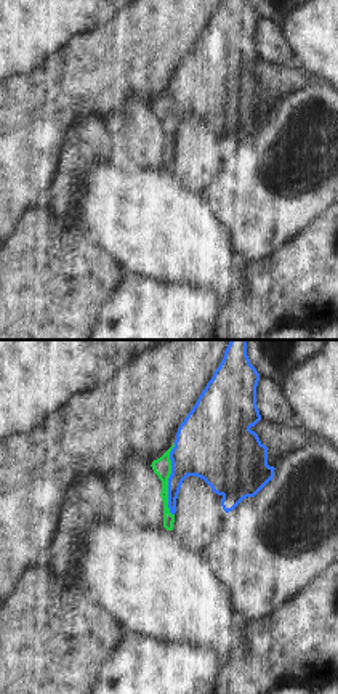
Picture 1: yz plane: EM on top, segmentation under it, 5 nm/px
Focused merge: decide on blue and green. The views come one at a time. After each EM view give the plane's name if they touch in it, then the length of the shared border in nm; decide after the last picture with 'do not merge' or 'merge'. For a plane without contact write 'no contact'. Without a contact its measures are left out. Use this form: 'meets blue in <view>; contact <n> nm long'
meets blue in yz; contact 360 nm long

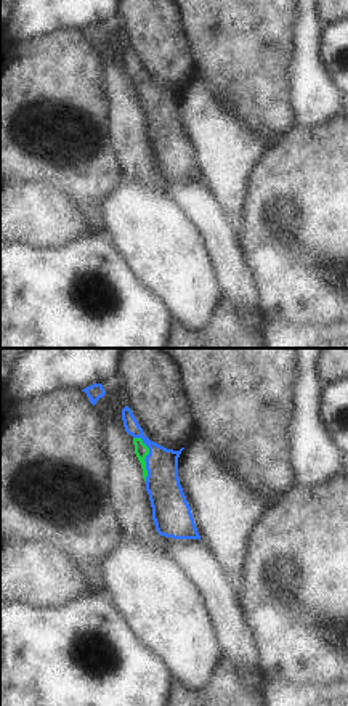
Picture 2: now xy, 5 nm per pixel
meets blue in xy; contact 240 nm long

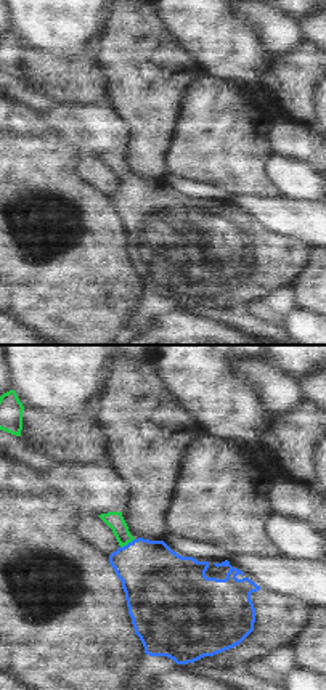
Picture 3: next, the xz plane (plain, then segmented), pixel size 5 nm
meets blue in xz; contact 90 nm long

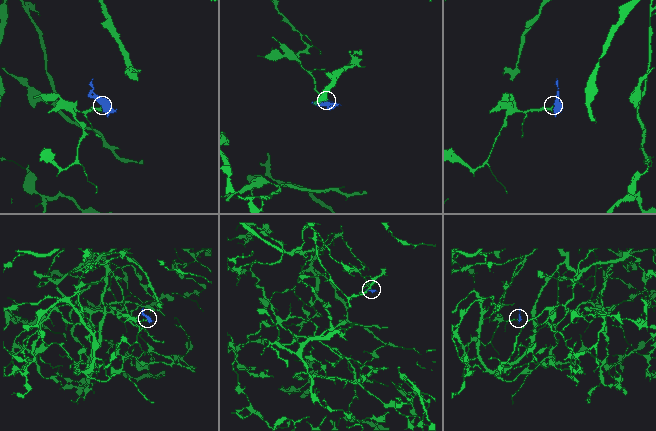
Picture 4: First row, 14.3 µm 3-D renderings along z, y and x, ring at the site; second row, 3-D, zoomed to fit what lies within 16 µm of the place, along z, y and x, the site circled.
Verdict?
merge

